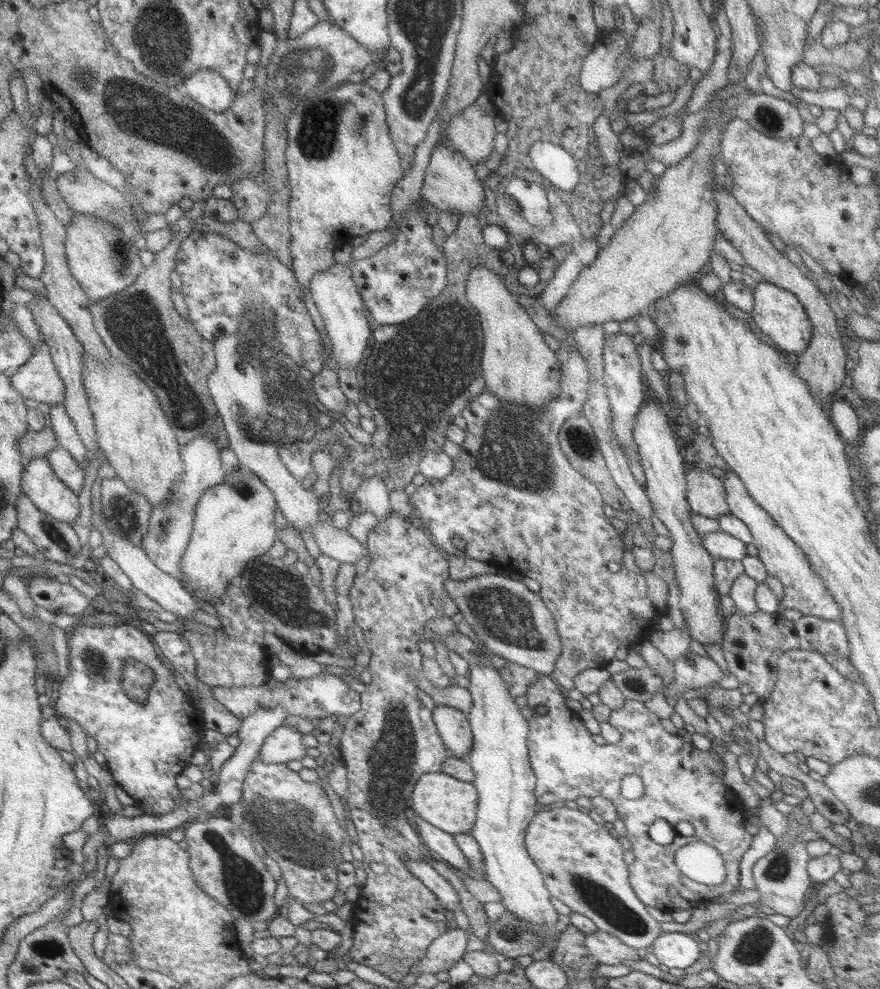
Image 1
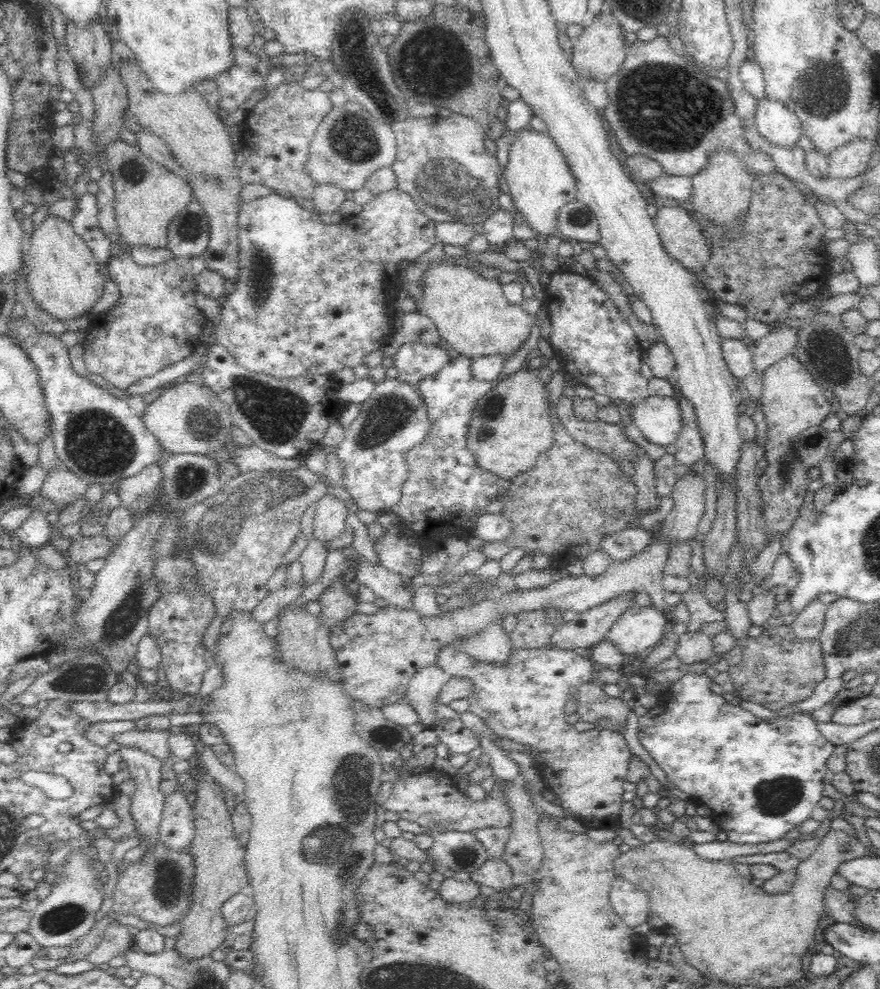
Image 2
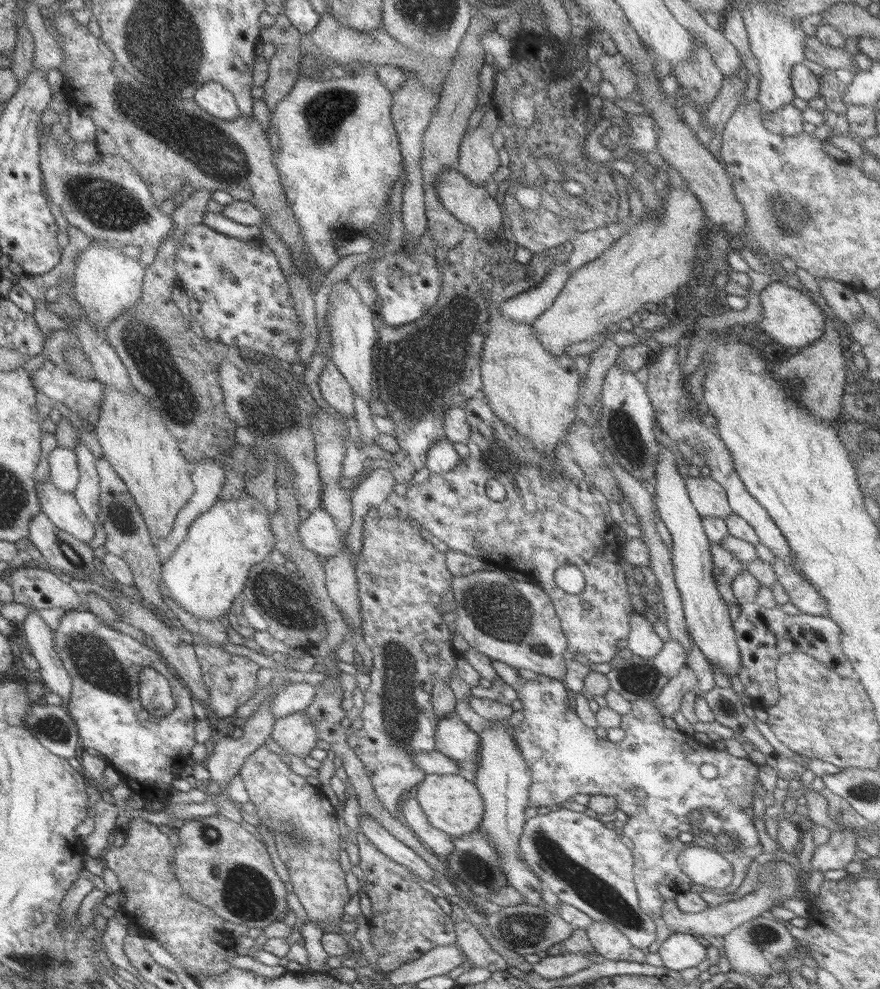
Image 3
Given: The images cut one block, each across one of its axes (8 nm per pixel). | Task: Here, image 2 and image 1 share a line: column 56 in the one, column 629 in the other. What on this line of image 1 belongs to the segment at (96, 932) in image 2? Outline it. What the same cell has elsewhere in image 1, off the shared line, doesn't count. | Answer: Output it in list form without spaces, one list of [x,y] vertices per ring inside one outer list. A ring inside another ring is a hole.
[[[596,930],[585,935],[584,946],[599,964],[622,964],[635,971],[638,962],[642,962],[636,949],[630,948],[606,931]]]

